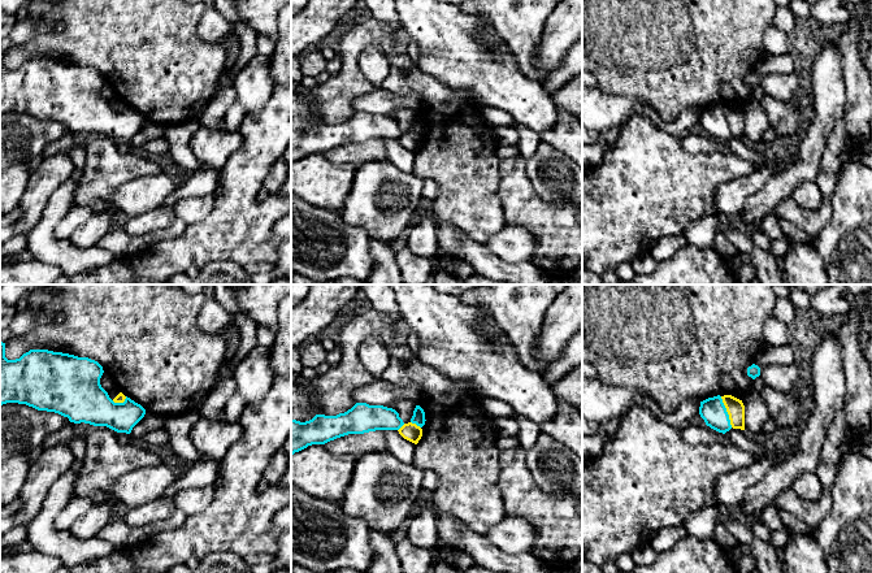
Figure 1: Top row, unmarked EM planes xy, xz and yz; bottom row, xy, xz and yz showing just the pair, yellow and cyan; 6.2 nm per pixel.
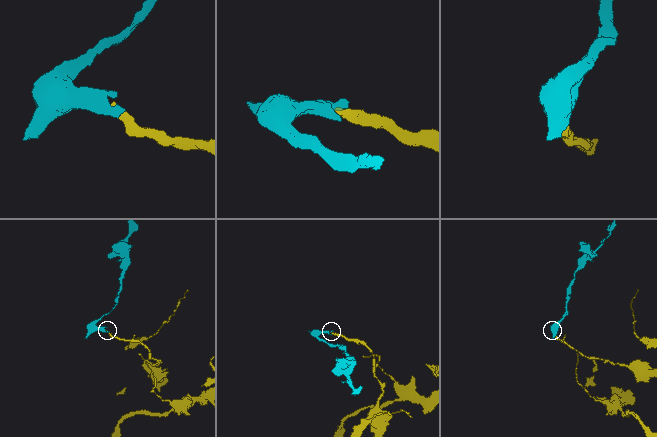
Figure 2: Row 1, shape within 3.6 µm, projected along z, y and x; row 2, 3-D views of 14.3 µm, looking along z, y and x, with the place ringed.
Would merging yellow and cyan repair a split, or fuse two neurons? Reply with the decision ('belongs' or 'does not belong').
does not belong

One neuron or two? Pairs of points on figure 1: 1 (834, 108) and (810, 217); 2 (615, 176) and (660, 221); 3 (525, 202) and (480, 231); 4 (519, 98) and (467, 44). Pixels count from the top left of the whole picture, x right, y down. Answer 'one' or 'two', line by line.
1: two
2: one
3: two
4: one

